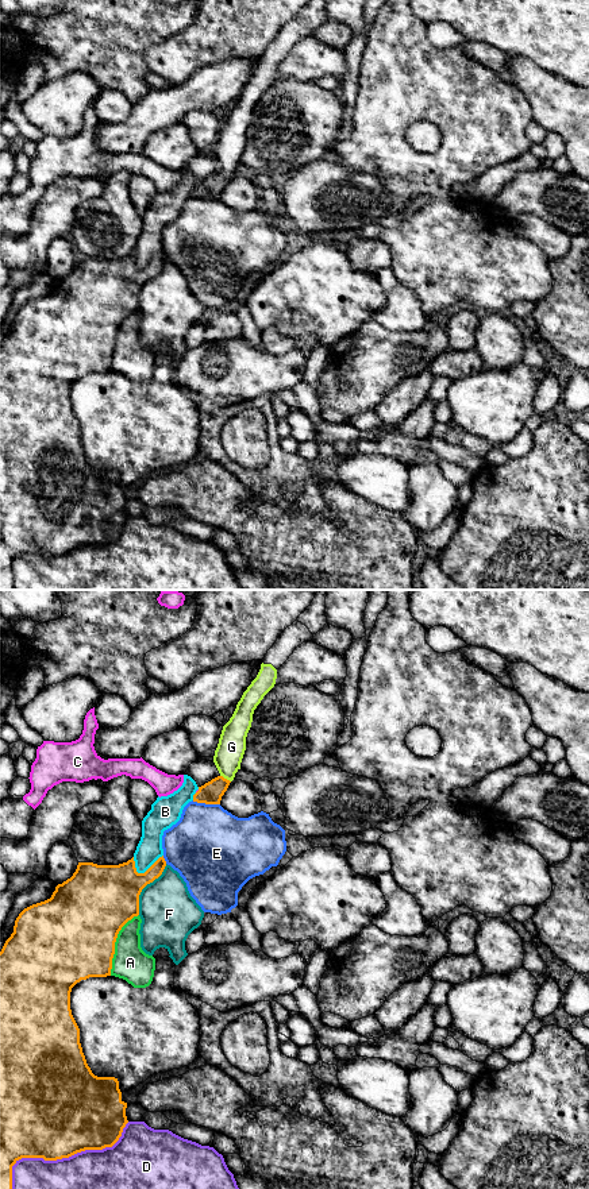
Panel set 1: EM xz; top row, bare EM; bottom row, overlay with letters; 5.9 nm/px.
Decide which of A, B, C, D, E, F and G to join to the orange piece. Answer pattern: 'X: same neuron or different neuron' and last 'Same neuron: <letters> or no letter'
A: different neuron
B: different neuron
C: different neuron
D: different neuron
E: different neuron
F: different neuron
G: same neuron
Same neuron: G

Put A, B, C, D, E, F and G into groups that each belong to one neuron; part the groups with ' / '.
A / B / C / D / E / F / G

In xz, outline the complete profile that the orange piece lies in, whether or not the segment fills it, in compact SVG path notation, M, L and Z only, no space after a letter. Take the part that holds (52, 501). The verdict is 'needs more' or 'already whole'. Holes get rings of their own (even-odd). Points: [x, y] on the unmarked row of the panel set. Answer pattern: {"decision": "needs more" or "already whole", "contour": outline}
{"decision": "already whole", "contour": "M163 251L145 269L136 267L134 252L119 260L78 258L73 271L58 279L50 294L24 304L16 313L14 328L0 347L0 590L12 590L12 561L22 553L57 556L85 545L112 543L122 532L123 524L128 518L126 511L127 498L122 495L118 474L97 472L88 462L80 439L80 424L70 405L70 387L81 375L111 371L118 329L128 316L139 310L139 290L142 285L158 274L165 262L166 256Z"}

